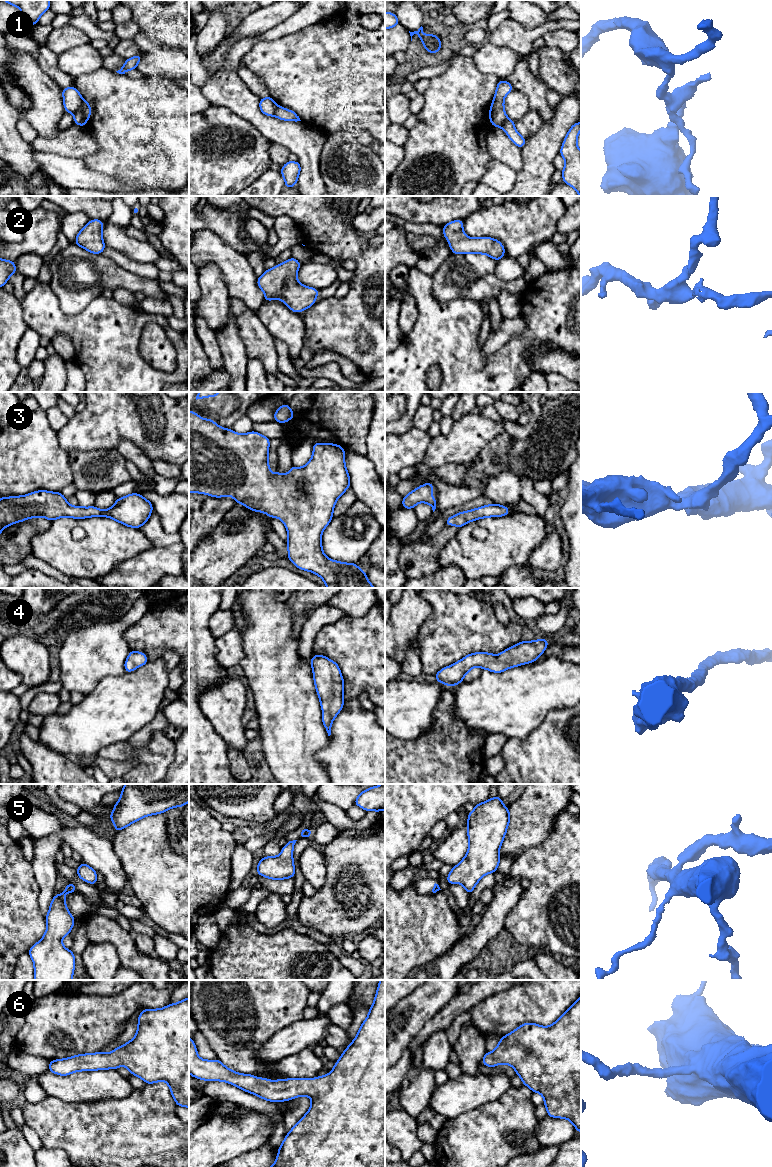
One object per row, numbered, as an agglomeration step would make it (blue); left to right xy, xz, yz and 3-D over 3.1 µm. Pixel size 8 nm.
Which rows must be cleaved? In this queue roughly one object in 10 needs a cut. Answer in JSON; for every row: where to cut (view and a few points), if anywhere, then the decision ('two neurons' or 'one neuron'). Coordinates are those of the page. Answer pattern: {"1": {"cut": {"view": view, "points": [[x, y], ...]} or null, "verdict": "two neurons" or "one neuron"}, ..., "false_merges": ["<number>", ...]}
{"1": {"cut": {"view": "xy", "points": [[83, 100], [80, 107], [73, 113]]}, "verdict": "two neurons"}, "2": {"cut": null, "verdict": "one neuron"}, "3": {"cut": null, "verdict": "one neuron"}, "4": {"cut": null, "verdict": "one neuron"}, "5": {"cut": null, "verdict": "one neuron"}, "6": {"cut": null, "verdict": "one neuron"}, "false_merges": ["1"]}

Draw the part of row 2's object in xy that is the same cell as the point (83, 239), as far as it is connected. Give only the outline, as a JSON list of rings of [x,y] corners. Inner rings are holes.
[[[93,219],[78,232],[74,244],[93,254],[102,254],[106,245],[103,242],[102,228],[104,221]]]

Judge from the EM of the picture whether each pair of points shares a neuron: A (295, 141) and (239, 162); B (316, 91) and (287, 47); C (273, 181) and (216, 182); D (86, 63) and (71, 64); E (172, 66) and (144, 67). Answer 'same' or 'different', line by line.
A: different
B: same
C: different
D: same
E: same

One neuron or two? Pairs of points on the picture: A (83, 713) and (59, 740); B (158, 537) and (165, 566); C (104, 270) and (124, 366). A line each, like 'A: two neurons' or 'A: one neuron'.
A: one neuron
B: two neurons
C: two neurons

